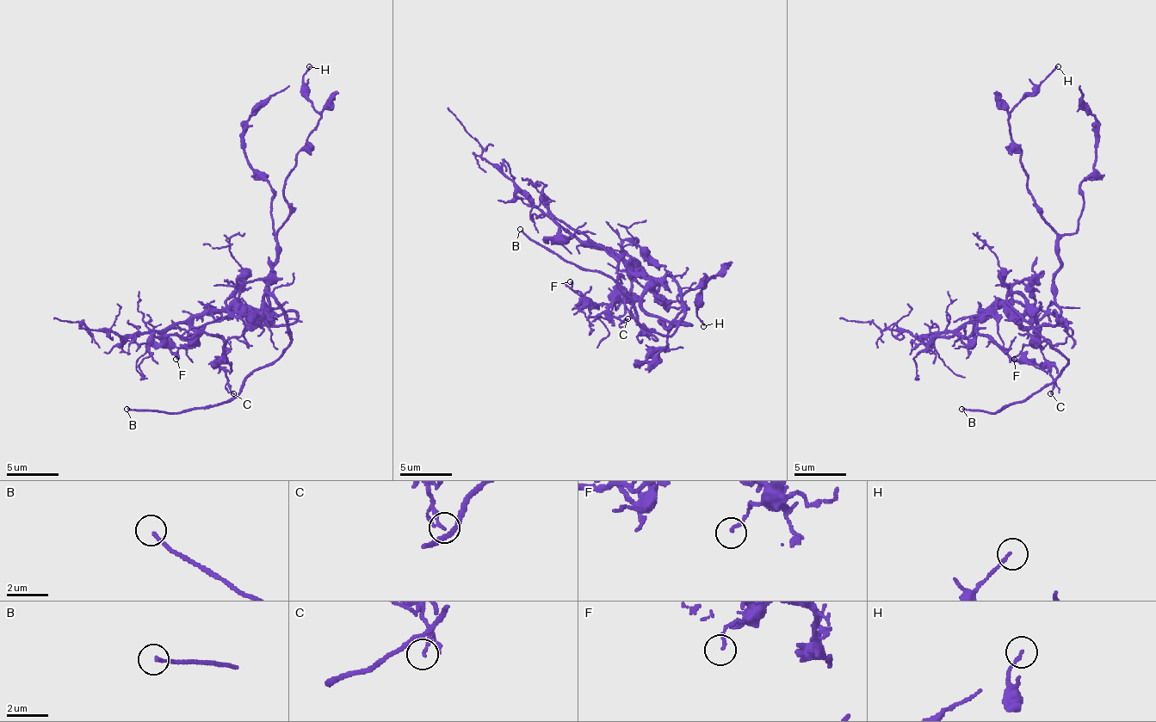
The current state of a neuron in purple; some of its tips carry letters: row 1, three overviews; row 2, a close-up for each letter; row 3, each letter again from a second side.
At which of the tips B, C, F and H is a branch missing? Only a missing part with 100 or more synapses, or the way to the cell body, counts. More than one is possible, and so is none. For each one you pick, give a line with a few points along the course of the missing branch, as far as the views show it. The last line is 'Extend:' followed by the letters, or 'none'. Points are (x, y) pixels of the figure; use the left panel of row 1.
Extend: B

